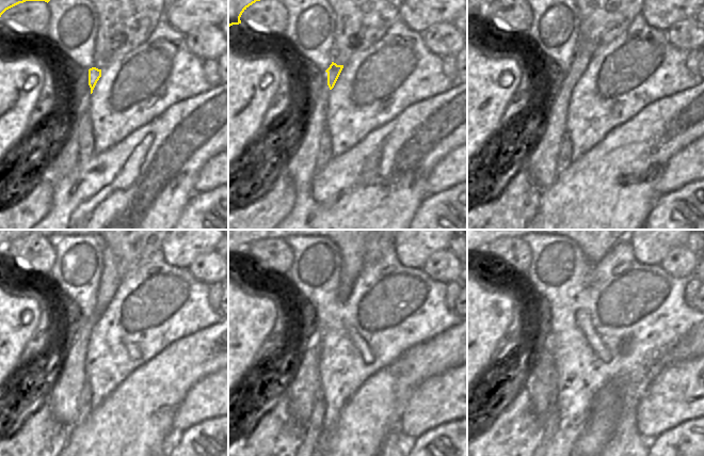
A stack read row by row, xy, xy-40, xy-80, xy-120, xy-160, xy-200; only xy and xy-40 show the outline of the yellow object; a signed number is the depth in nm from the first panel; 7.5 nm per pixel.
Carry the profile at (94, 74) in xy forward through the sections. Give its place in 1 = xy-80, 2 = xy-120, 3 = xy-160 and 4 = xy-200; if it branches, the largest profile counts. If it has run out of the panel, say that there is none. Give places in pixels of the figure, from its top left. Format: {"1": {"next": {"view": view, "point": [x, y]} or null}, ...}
{"1": {"next": {"view": "xy-80", "point": [584, 51]}}, "2": {"next": {"view": "xy-120", "point": [109, 282]}}, "3": {"next": {"view": "xy-160", "point": [351, 251]}}, "4": {"next": {"view": "xy-200", "point": [594, 251]}}}

